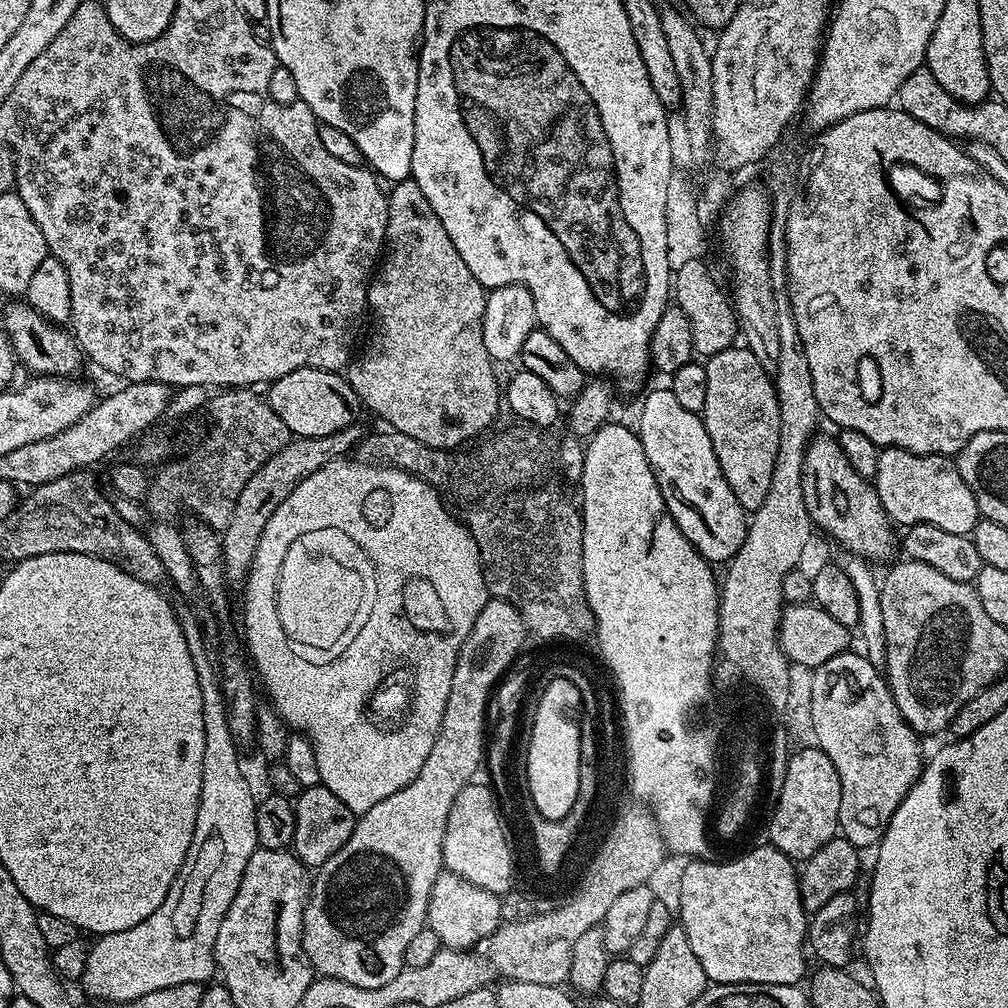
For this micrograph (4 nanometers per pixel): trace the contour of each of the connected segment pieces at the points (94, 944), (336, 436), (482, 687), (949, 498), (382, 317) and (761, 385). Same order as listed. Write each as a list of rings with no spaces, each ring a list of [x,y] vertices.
[[[208,776],[208,788],[202,788],[200,795],[194,838],[190,842],[186,862],[182,862],[182,870],[166,902],[162,902],[162,906],[158,906],[158,910],[154,910],[146,922],[138,922],[138,926],[130,930],[96,936],[91,941],[82,977],[82,985],[90,995],[100,1000],[113,1000],[119,1005],[127,1000],[142,998],[142,994],[154,994],[154,990],[213,979],[212,972],[217,971],[218,926],[222,926],[222,918],[226,910],[230,910],[234,894],[238,894],[238,886],[242,882],[246,862],[250,862],[250,854],[254,854],[258,847],[252,842],[252,819],[256,817],[257,805],[248,804],[248,795],[252,792],[244,792],[244,796],[232,796],[232,792],[236,792],[236,788],[228,788],[228,776]]]
[[[357,422],[325,436],[302,436],[289,439],[288,444],[278,454],[272,455],[247,479],[242,493],[238,496],[238,502],[235,503],[230,522],[221,535],[224,572],[231,583],[238,584],[247,579],[258,542],[261,541],[262,530],[266,528],[266,523],[273,517],[278,506],[310,474],[329,467],[336,460],[344,460],[347,452],[349,455],[364,439],[366,428],[363,428],[362,424]]]
[[[490,598],[486,602],[486,606],[482,606],[482,610],[478,614],[478,618],[474,622],[474,626],[470,630],[466,642],[462,642],[461,652],[458,654],[456,665],[454,666],[454,678],[450,682],[450,698],[446,698],[446,710],[442,714],[442,726],[438,730],[438,738],[434,738],[434,750],[430,750],[430,758],[426,758],[422,770],[418,770],[418,778],[414,778],[414,782],[402,786],[402,790],[390,794],[390,798],[382,798],[382,802],[378,802],[378,806],[370,806],[370,810],[366,810],[357,819],[354,834],[350,834],[346,846],[342,846],[342,850],[338,850],[338,854],[330,857],[315,873],[314,879],[310,884],[308,903],[304,905],[304,923],[302,925],[304,948],[302,944],[302,952],[308,955],[305,956],[307,963],[311,964],[313,969],[321,977],[329,980],[348,982],[350,986],[373,988],[374,986],[386,986],[386,982],[390,982],[390,978],[394,978],[405,968],[406,946],[410,946],[410,941],[414,938],[414,934],[418,934],[418,930],[426,927],[430,894],[434,890],[434,882],[440,877],[441,871],[444,868],[442,842],[446,834],[446,818],[450,814],[450,806],[454,802],[454,798],[458,798],[458,790],[462,790],[469,784],[473,777],[475,777],[472,775],[479,770],[480,764],[482,768],[482,765],[485,763],[486,736],[484,740],[484,719],[488,716],[488,706],[490,710],[490,701],[493,699],[494,689],[500,684],[505,673],[515,665],[512,663],[515,662],[516,655],[519,654],[520,647],[524,644],[524,636],[526,637],[524,619],[520,617],[519,610],[510,602]]]
[[[881,448],[874,485],[885,514],[896,526],[929,524],[967,536],[981,519],[978,502],[974,502],[955,459],[946,456],[919,456],[901,448]]]
[[[411,178],[398,180],[391,185],[391,188],[387,193],[388,225],[384,235],[387,255],[383,257],[378,271],[371,277],[368,286],[367,311],[370,313],[370,320],[372,316],[373,322],[376,323],[376,329],[373,330],[372,337],[369,338],[368,345],[364,348],[364,353],[361,356],[359,353],[347,365],[346,379],[349,386],[356,391],[356,397],[360,399],[361,405],[365,409],[369,408],[378,419],[385,420],[388,423],[385,425],[391,431],[410,434],[410,438],[418,438],[418,442],[422,442],[431,448],[451,450],[467,445],[469,442],[485,435],[497,423],[495,420],[500,408],[502,412],[502,384],[496,381],[497,365],[486,350],[486,342],[484,341],[484,315],[486,314],[488,292],[485,285],[480,284],[478,278],[474,278],[474,274],[470,274],[466,262],[462,262],[462,254],[458,254],[458,250],[454,250],[454,242],[450,242],[450,234],[446,234],[446,226],[442,226],[438,214],[434,214],[434,206],[430,206],[426,194],[422,194],[422,190],[418,190],[415,180]]]
[[[733,346],[707,357],[704,369],[706,406],[702,419],[706,434],[710,434],[714,458],[718,458],[730,490],[734,490],[734,498],[738,498],[745,513],[751,514],[766,502],[770,478],[774,478],[774,462],[778,462],[780,415],[776,386],[746,346]]]

